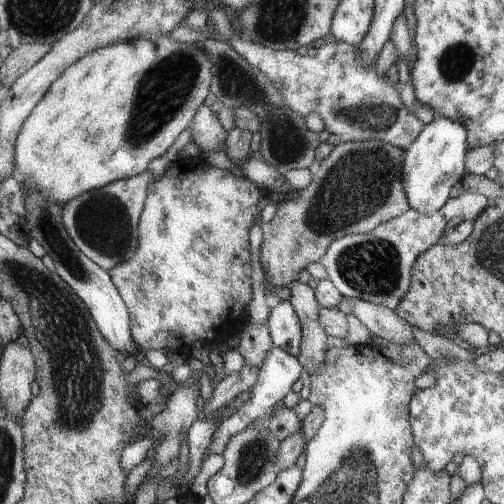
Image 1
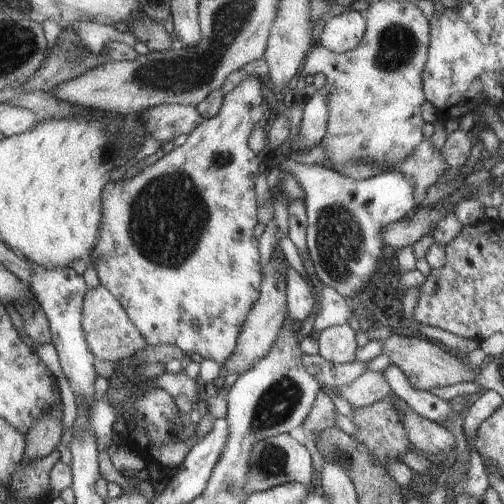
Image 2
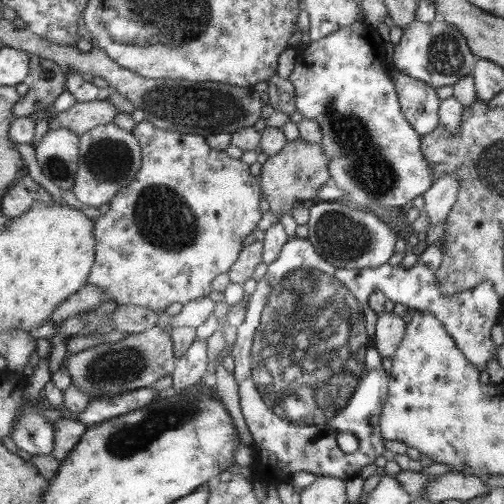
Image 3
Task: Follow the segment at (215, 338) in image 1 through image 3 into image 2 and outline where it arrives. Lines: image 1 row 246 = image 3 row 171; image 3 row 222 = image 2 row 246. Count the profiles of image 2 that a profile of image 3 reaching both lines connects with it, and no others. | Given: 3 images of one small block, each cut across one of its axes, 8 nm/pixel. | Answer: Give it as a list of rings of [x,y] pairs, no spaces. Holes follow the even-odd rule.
[[[247,78],[237,90],[227,94],[221,112],[215,118],[205,120],[199,128],[195,128],[179,148],[175,148],[173,152],[167,152],[159,162],[155,162],[153,166],[147,166],[145,170],[141,170],[133,178],[119,180],[119,182],[109,182],[107,188],[105,188],[105,214],[103,214],[103,224],[101,224],[101,238],[99,238],[97,246],[95,246],[95,250],[91,252],[91,260],[93,260],[93,266],[97,270],[97,276],[99,276],[101,284],[105,284],[119,298],[119,302],[129,312],[133,324],[143,332],[143,336],[147,338],[147,342],[151,346],[175,344],[187,356],[199,354],[205,360],[217,360],[221,366],[237,350],[241,330],[245,328],[245,322],[247,322],[249,314],[253,312],[253,306],[259,300],[257,298],[257,292],[261,292],[259,280],[263,280],[263,274],[259,274],[261,264],[259,264],[259,254],[257,254],[257,240],[259,238],[255,238],[255,226],[257,226],[257,170],[259,170],[257,156],[259,154],[249,148],[249,140],[251,140],[253,130],[259,124],[263,124],[263,104],[261,102],[263,102],[265,94],[267,94],[267,84],[263,80]]]

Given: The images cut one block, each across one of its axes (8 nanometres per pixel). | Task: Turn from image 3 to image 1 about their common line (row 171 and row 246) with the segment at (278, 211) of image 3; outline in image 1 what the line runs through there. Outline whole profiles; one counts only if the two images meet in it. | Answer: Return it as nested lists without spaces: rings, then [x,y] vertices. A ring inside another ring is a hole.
[[[369,138],[367,142],[341,142],[341,144],[337,144],[337,146],[331,150],[331,154],[327,154],[327,156],[321,160],[319,166],[311,168],[311,182],[309,182],[303,190],[297,190],[297,192],[299,192],[297,198],[281,202],[281,204],[277,206],[275,216],[269,220],[269,224],[261,224],[261,226],[259,226],[259,228],[263,230],[261,264],[263,264],[263,272],[265,272],[267,278],[269,278],[269,284],[271,284],[271,286],[289,286],[291,282],[297,280],[297,272],[303,270],[307,262],[315,262],[315,264],[317,264],[317,262],[321,260],[321,256],[325,256],[325,252],[327,252],[327,248],[333,244],[333,240],[339,240],[339,238],[351,236],[351,234],[369,234],[369,232],[373,232],[373,228],[377,228],[379,224],[385,224],[385,222],[389,222],[389,220],[393,220],[393,218],[397,218],[397,216],[403,216],[403,214],[411,208],[411,206],[409,206],[407,192],[405,192],[405,184],[403,184],[403,154],[405,154],[403,148],[397,148],[397,146],[393,146],[393,144],[387,144],[387,142],[381,142],[381,140],[375,140],[375,138],[373,138],[373,140]]]

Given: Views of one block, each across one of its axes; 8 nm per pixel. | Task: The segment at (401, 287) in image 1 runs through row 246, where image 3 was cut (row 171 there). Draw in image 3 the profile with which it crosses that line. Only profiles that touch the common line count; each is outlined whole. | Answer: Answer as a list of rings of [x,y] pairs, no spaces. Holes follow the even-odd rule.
[[[367,24],[343,26],[299,50],[295,56],[295,68],[289,82],[295,86],[295,108],[297,112],[313,120],[321,134],[321,148],[329,156],[329,176],[335,186],[341,188],[353,208],[365,208],[369,204],[379,204],[381,208],[391,208],[403,212],[411,206],[415,196],[425,194],[433,186],[433,172],[427,158],[421,152],[421,136],[413,132],[409,120],[399,104],[399,94],[393,90],[393,80],[387,76],[391,66],[383,58],[383,40],[377,38],[375,28]]]

